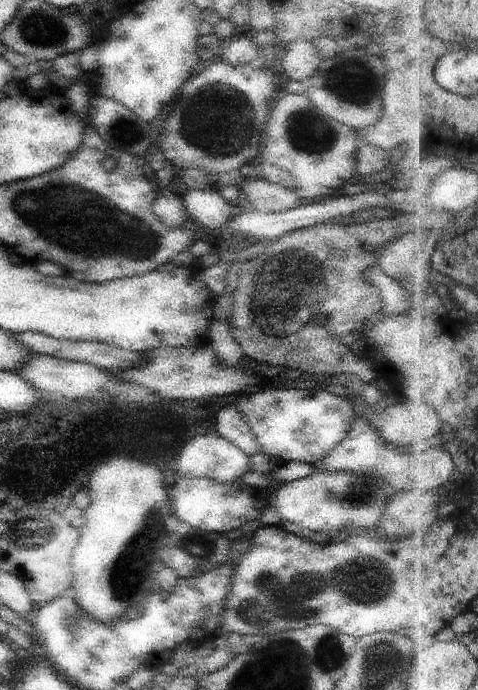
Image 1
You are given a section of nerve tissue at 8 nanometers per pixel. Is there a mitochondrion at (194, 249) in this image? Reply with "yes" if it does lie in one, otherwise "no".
no

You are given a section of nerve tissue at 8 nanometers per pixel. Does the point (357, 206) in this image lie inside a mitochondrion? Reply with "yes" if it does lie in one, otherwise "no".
no

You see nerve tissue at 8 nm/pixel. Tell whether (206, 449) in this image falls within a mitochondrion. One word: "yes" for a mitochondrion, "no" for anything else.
no

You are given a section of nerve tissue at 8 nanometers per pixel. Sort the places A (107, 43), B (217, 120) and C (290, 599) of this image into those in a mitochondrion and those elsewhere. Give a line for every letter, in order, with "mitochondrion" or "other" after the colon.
A: other
B: mitochondrion
C: mitochondrion

